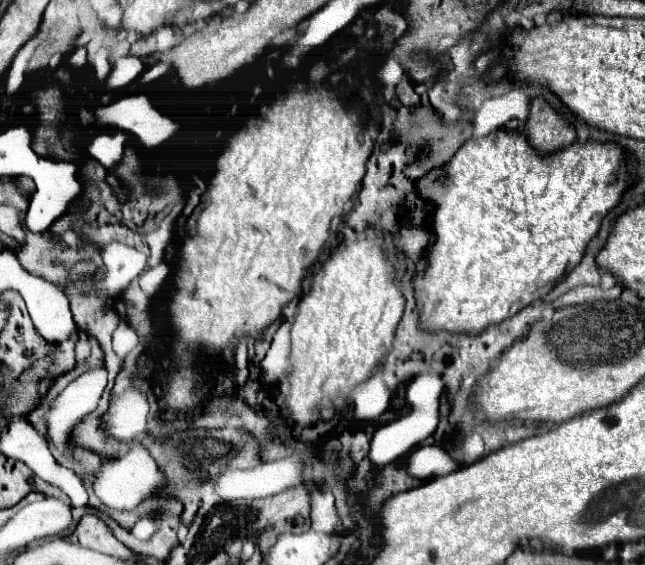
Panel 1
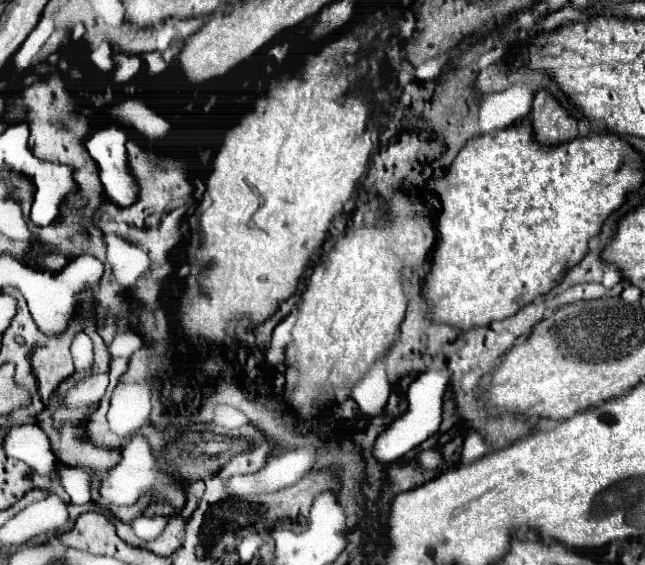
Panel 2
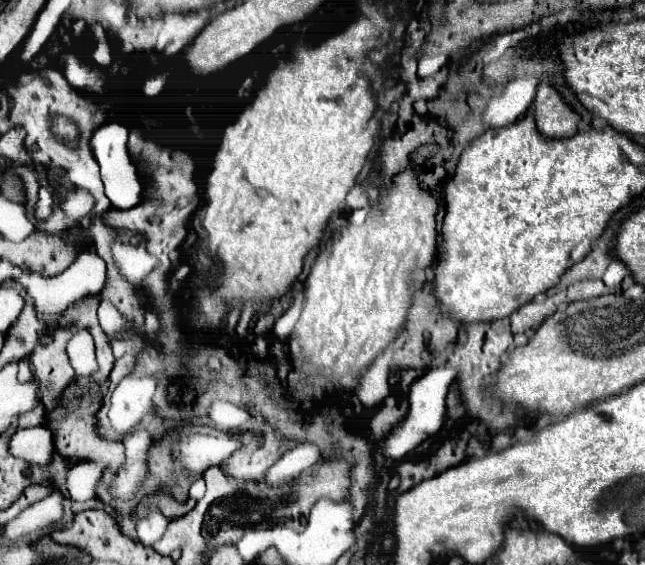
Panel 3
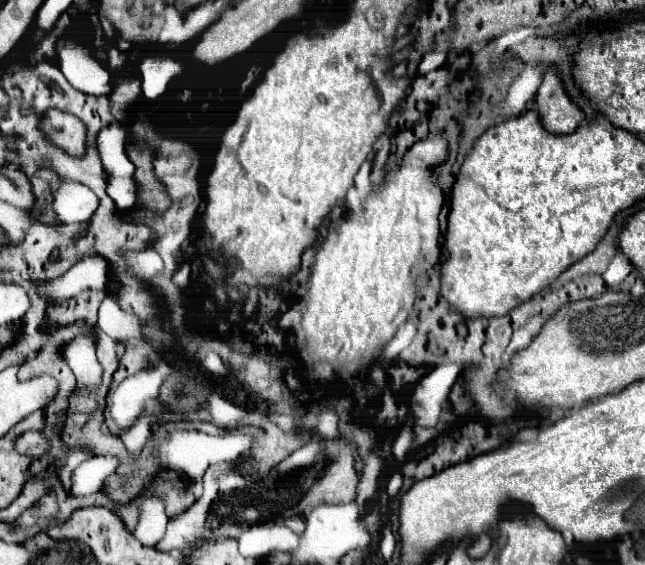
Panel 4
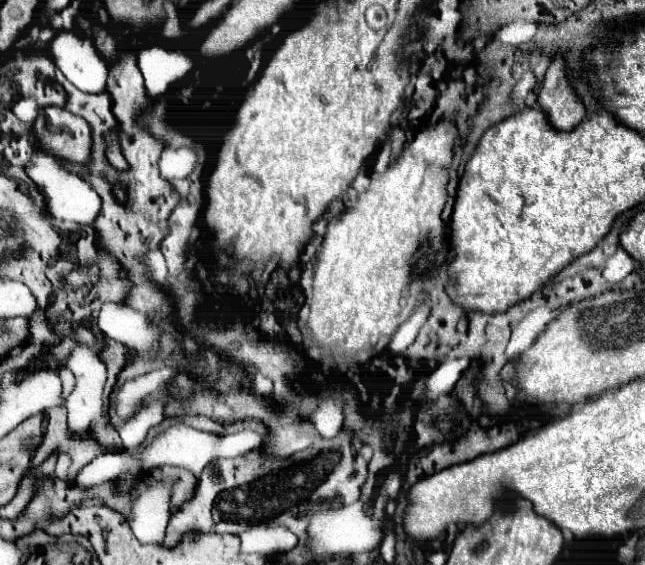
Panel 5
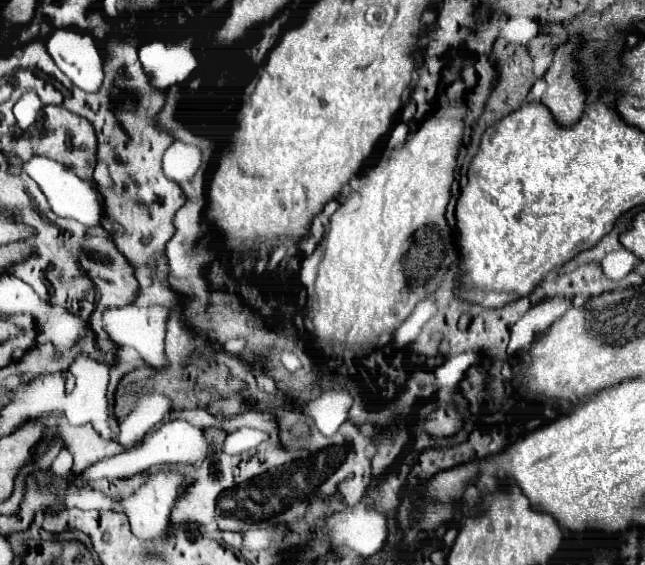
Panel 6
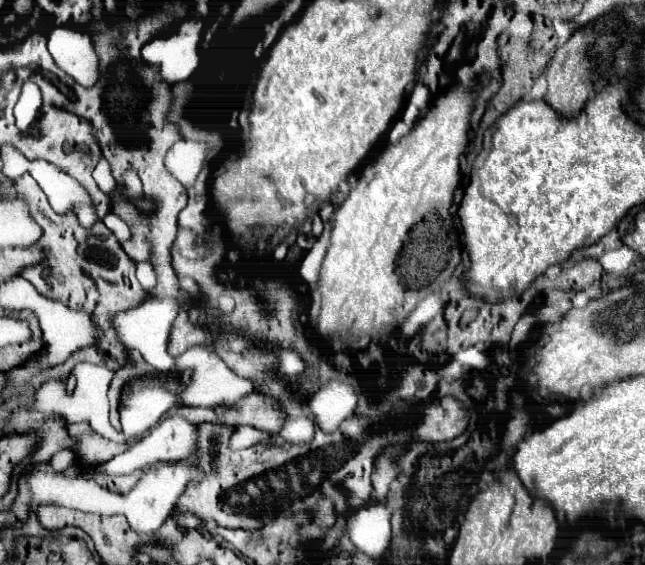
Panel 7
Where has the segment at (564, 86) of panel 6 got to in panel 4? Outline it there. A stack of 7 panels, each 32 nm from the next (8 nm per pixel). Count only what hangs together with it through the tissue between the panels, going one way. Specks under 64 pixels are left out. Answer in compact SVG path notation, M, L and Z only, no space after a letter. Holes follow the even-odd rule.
M554 70L544 74L536 94L536 108L542 128L550 134L572 134L578 128L578 122L584 118L584 114L564 94Z

